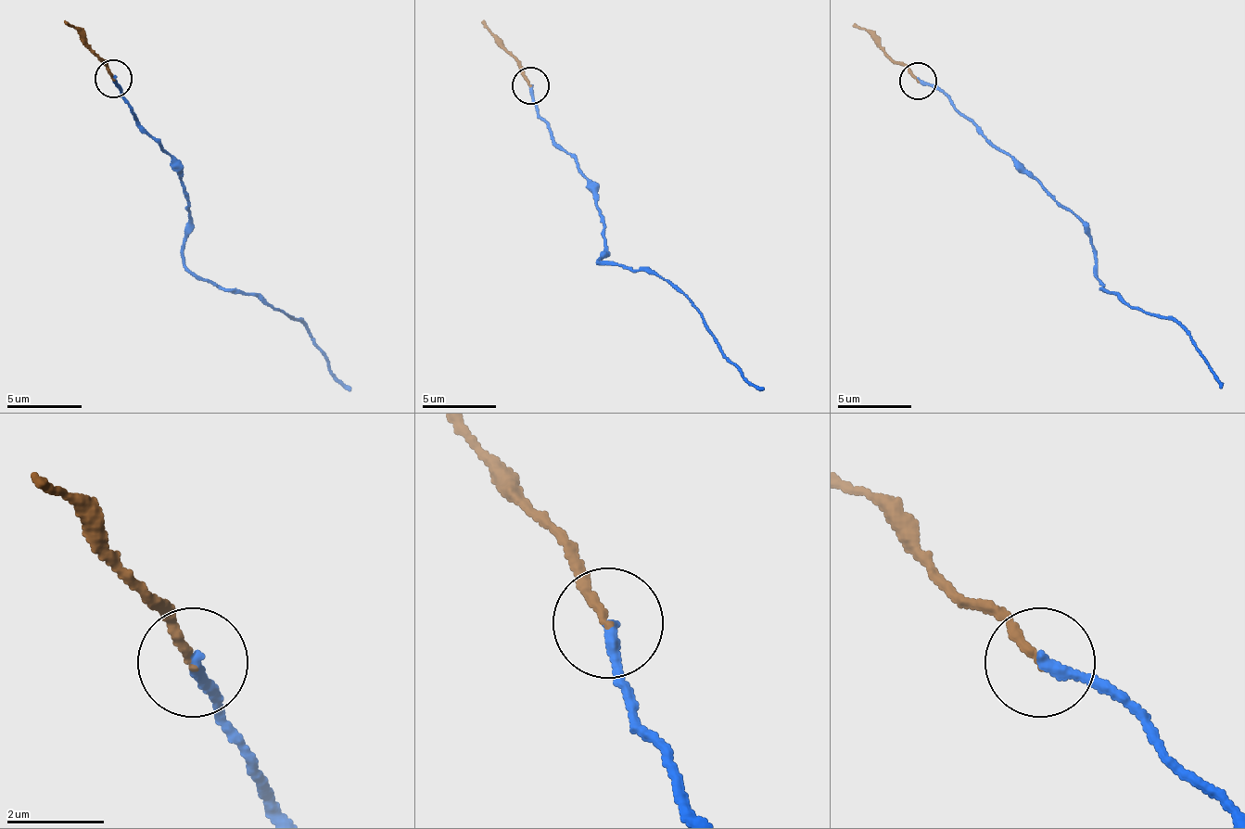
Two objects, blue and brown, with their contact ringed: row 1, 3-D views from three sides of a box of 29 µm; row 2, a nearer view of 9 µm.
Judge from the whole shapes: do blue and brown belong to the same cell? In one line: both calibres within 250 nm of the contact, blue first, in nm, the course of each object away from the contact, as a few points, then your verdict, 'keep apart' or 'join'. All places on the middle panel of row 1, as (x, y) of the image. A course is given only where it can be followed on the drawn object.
240/160 nm | blue via (529, 86), (537, 116), (578, 164), (596, 201), (603, 249), (600, 264), (644, 272), (674, 286), (763, 390) | brown via (529, 86), (522, 64), (485, 19) | join

